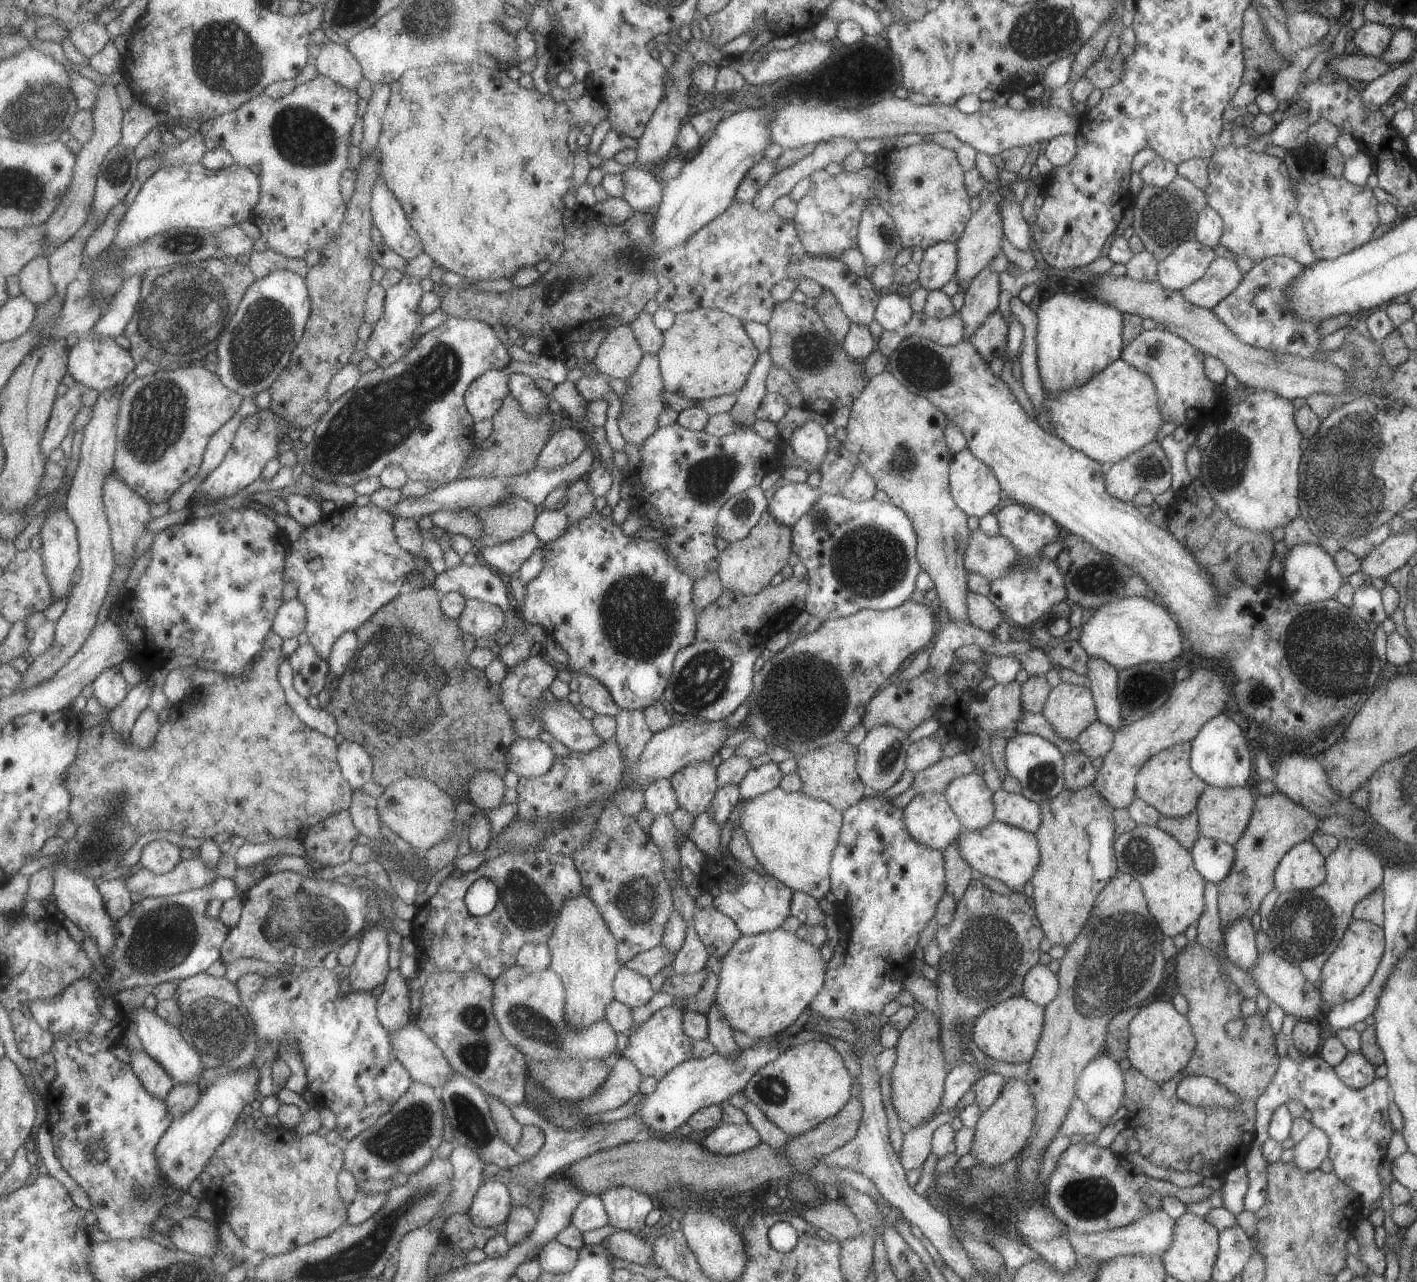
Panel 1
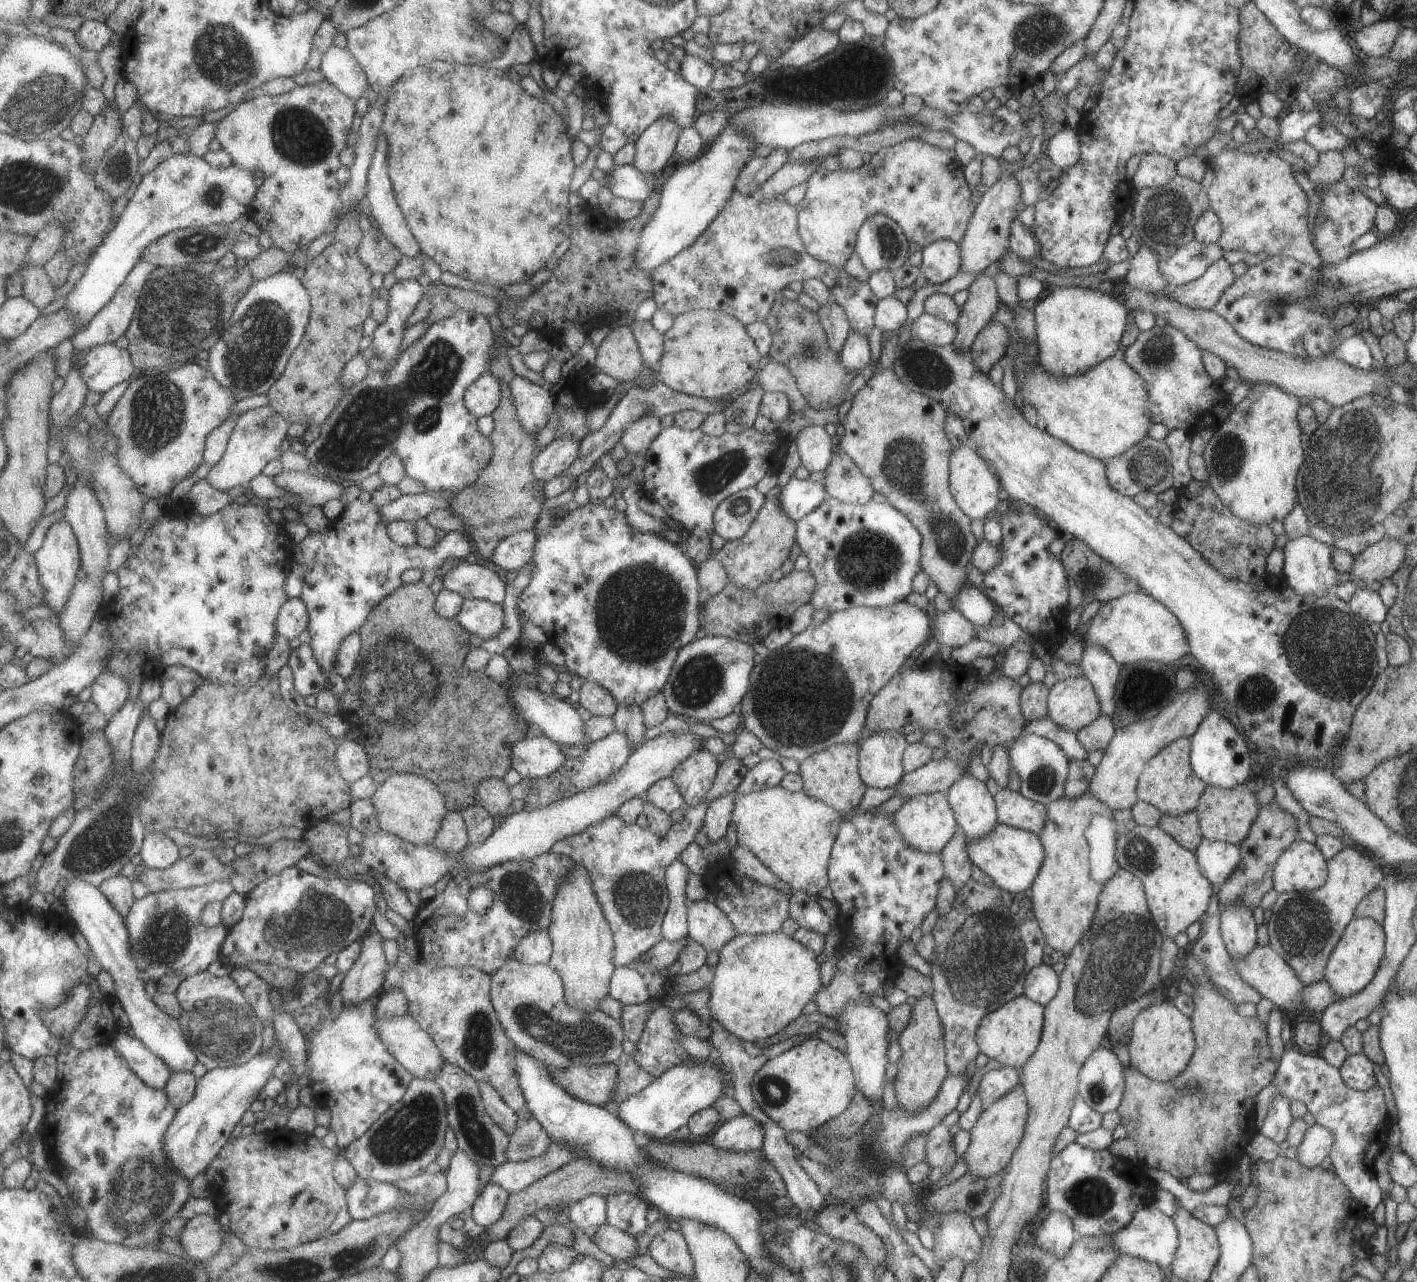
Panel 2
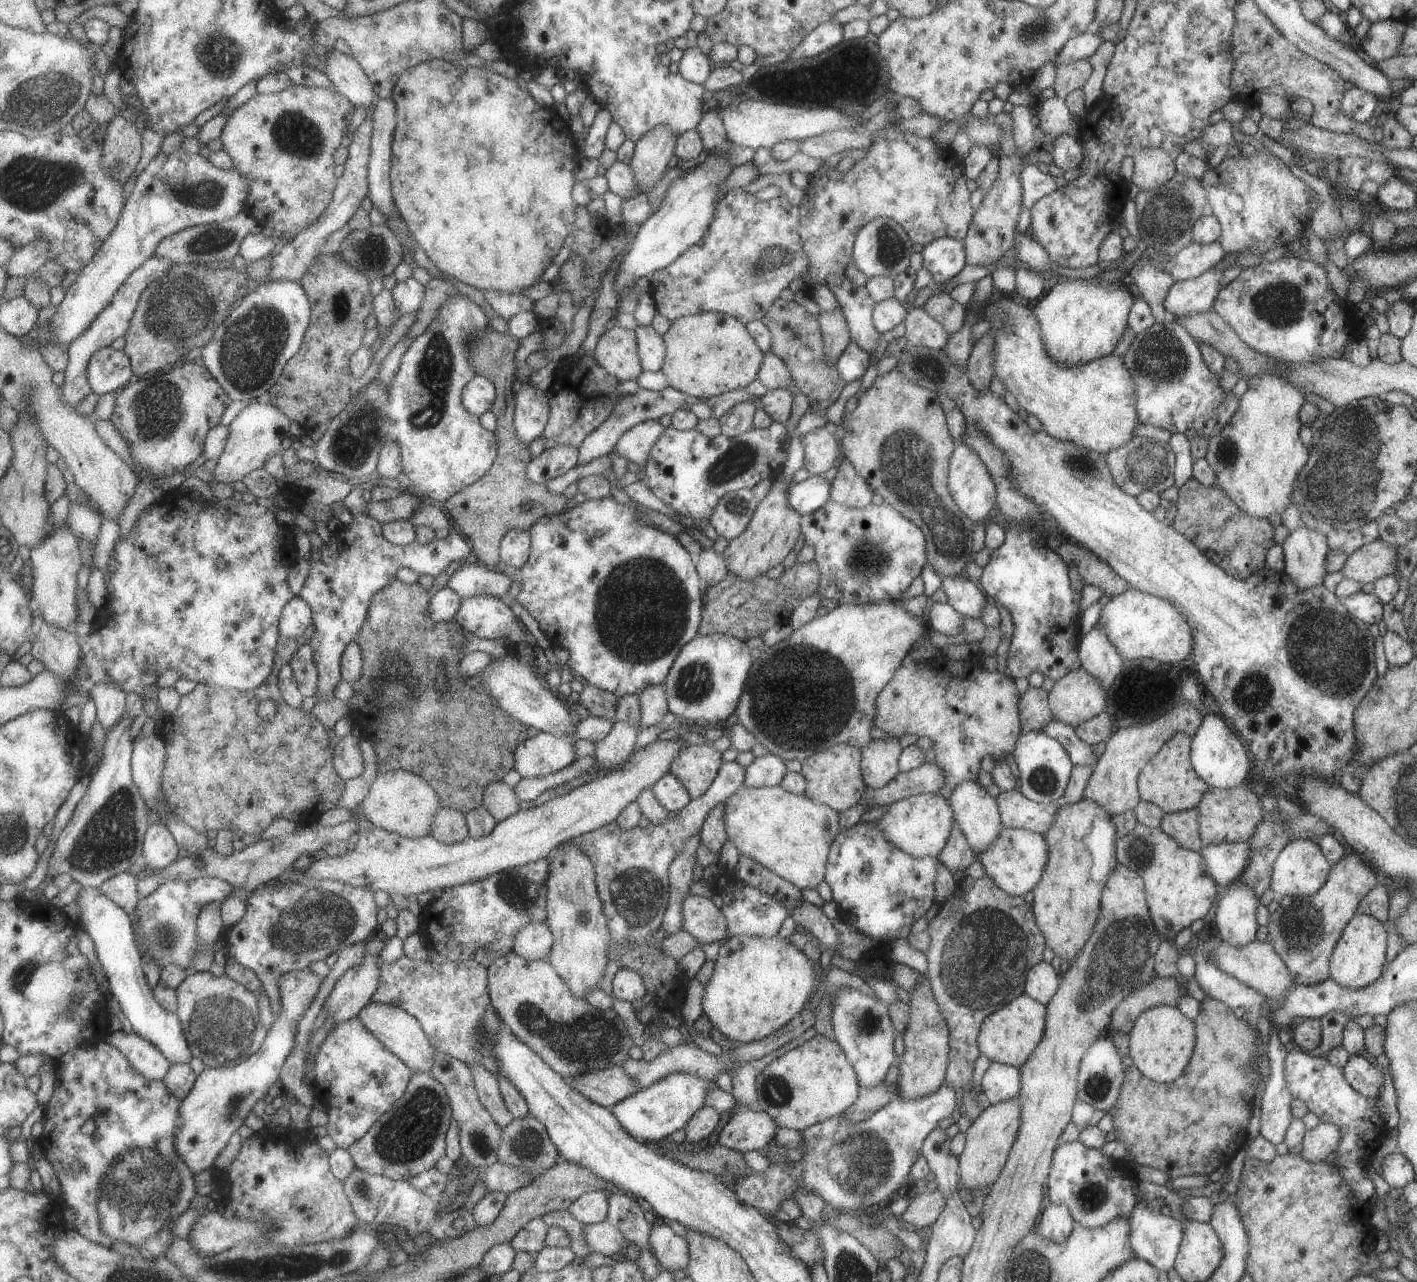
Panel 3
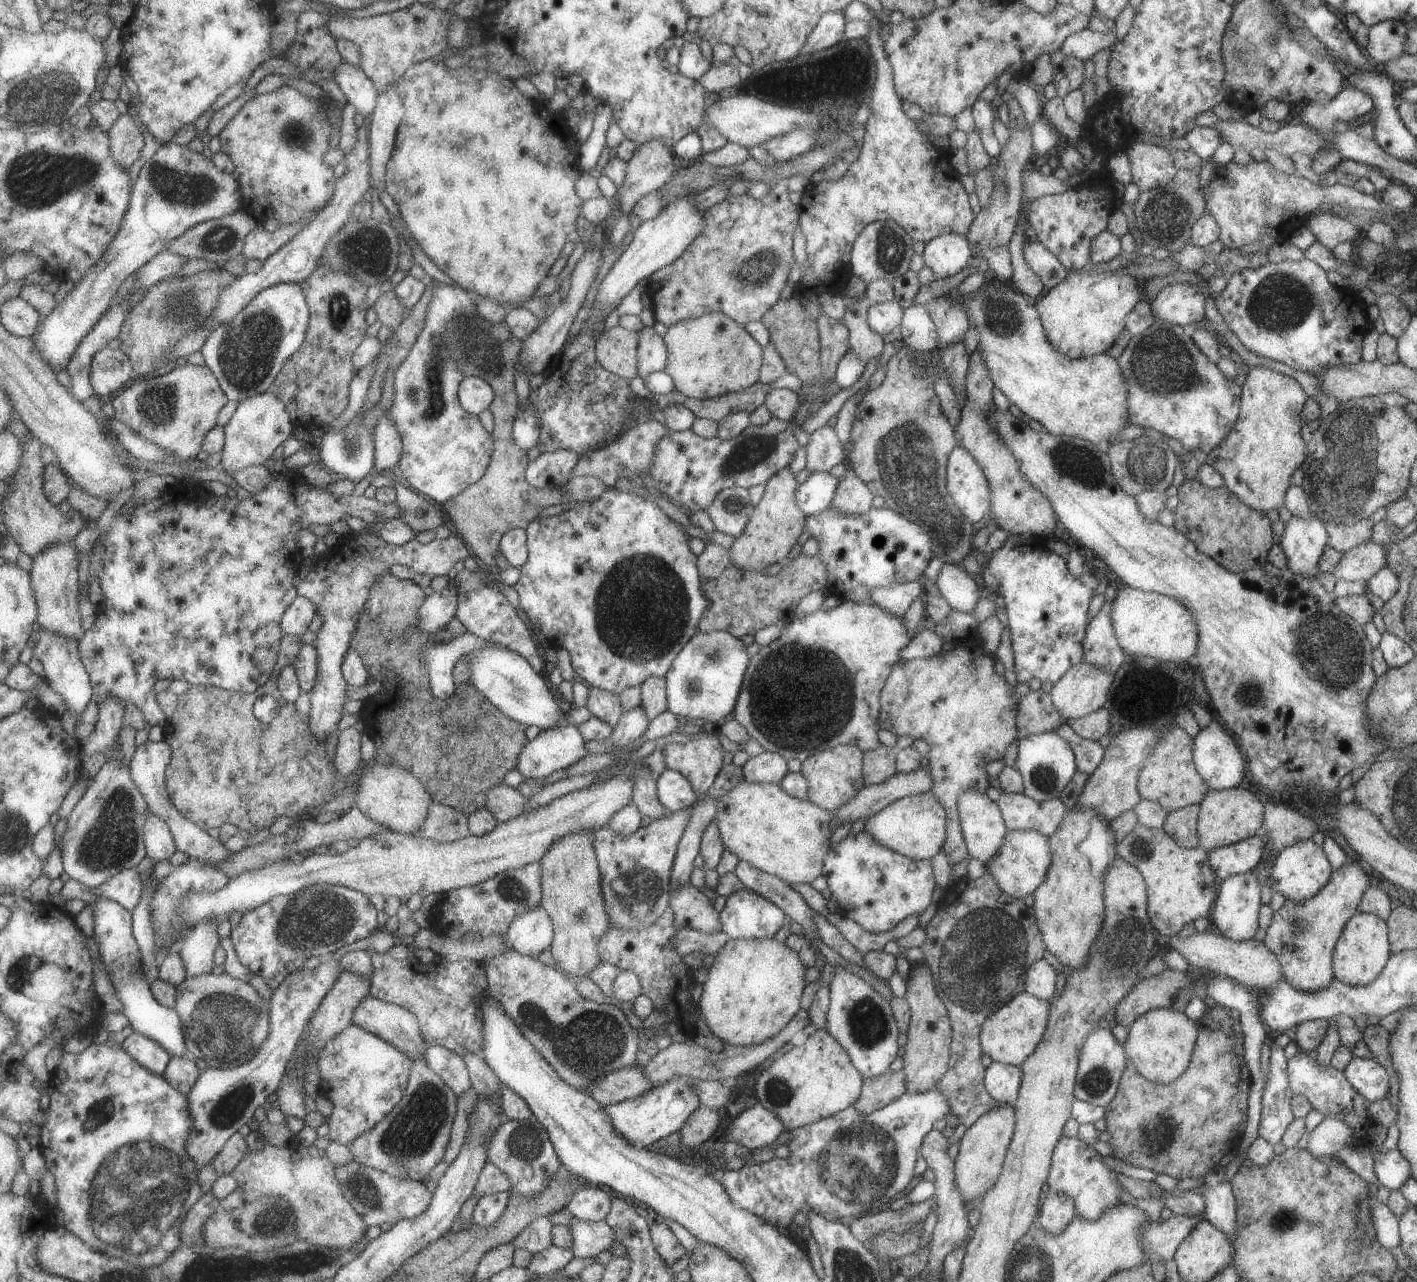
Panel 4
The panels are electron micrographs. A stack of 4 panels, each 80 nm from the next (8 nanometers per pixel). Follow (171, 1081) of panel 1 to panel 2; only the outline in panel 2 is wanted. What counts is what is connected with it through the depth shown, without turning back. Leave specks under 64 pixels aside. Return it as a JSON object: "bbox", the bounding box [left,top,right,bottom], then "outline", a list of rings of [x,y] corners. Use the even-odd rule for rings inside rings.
{"bbox":[111,1028,172,1091],"outline":[[[123,1028],[114,1036],[111,1044],[129,1061],[130,1067],[140,1076],[145,1084],[165,1091],[171,1075],[172,1068],[142,1040],[129,1038]]]}

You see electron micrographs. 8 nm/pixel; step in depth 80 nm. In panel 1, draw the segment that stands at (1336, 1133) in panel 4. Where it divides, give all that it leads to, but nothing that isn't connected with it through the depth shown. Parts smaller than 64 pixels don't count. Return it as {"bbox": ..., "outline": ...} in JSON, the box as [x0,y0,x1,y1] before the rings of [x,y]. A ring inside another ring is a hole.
{"bbox":[1292,1127,1328,1171],"outline":[[[1311,1127],[1311,1130],[1296,1142],[1292,1149],[1294,1165],[1300,1171],[1312,1171],[1318,1168],[1323,1158],[1328,1156],[1328,1138],[1321,1129]]]}

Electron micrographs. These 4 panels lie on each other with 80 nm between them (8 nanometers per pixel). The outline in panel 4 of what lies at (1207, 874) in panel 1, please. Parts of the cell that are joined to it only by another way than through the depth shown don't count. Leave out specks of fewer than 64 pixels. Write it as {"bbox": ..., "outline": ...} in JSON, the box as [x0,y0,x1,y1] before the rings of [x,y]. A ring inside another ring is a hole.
{"bbox":[1208,833,1263,880],"outline":[[[1261,833],[1245,840],[1208,850],[1208,863],[1219,880],[1256,868],[1263,852]]]}

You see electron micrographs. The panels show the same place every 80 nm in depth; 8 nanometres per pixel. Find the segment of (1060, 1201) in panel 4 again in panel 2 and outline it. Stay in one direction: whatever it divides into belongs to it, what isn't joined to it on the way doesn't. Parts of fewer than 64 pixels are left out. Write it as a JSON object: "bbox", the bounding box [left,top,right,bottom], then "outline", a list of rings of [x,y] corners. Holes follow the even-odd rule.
{"bbox":[1032,1211,1077,1257],"outline":[[[1050,1211],[1039,1226],[1032,1237],[1033,1243],[1056,1257],[1064,1257],[1077,1237],[1069,1218],[1064,1214]]]}

